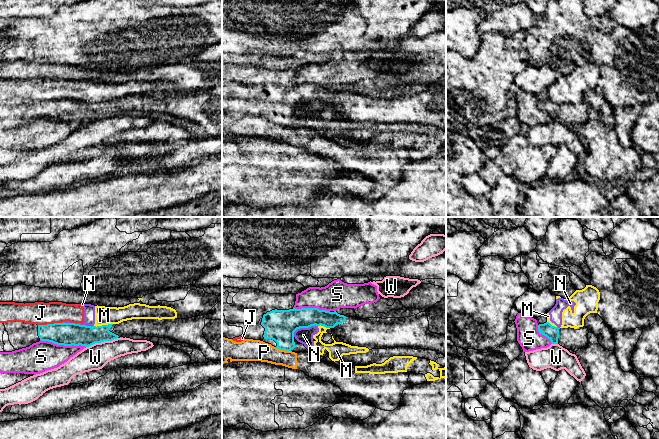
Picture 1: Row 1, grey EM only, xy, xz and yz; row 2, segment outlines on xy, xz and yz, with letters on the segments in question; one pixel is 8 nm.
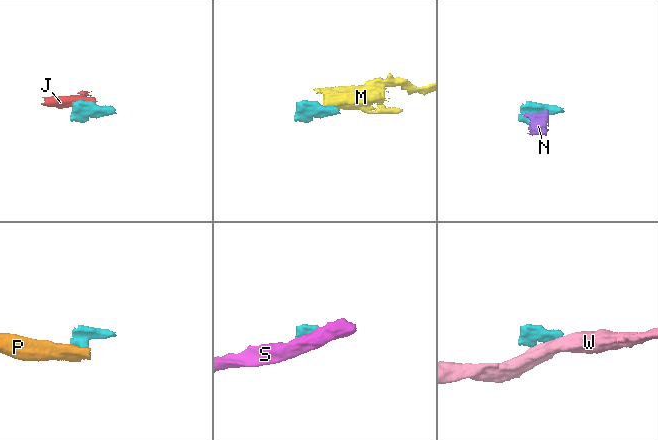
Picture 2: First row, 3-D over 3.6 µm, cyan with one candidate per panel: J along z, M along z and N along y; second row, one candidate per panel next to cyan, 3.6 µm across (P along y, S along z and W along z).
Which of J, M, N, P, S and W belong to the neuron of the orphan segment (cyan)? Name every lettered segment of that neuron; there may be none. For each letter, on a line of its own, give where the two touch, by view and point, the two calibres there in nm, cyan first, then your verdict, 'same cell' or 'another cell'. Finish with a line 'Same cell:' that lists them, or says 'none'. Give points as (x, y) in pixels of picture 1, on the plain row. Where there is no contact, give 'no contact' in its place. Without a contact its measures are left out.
J: contact xy (51, 100); calibres 190 and 190 nm; another cell
M: contact xy (103, 101); calibres 180 and 140 nm; another cell
N: contact xz (303, 103); calibres 260 and 130 nm; another cell
P: contact xz (283, 125); calibres 260 and 180 nm; another cell
S: contact xy (63, 120); calibres 190 and 240 nm; another cell
W: contact xy (101, 117); calibres 180 and 200 nm; another cell
Same cell: none

